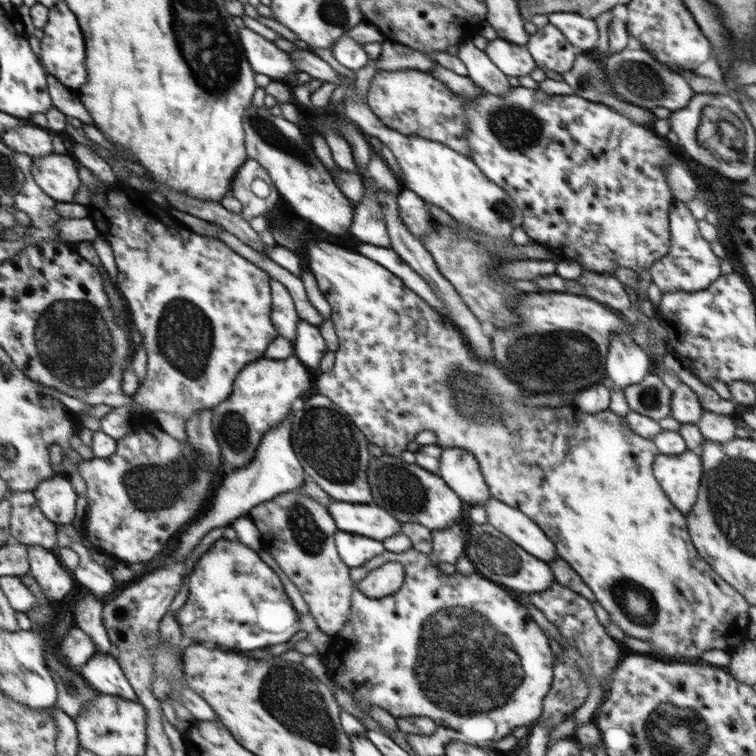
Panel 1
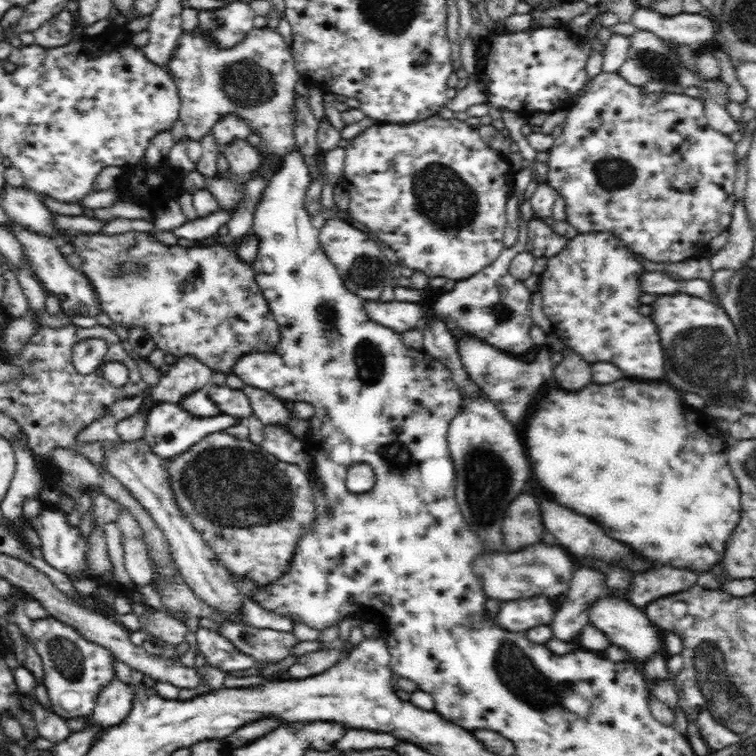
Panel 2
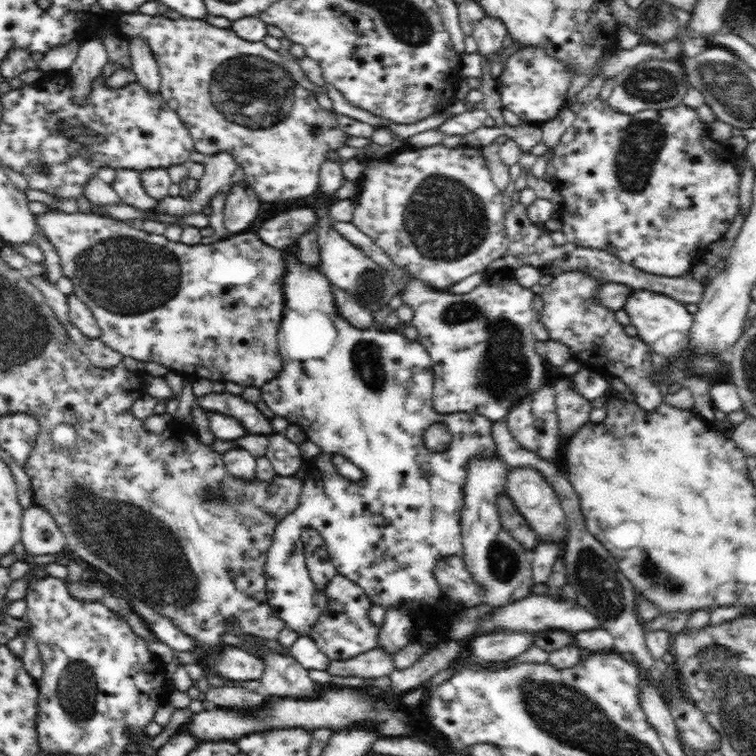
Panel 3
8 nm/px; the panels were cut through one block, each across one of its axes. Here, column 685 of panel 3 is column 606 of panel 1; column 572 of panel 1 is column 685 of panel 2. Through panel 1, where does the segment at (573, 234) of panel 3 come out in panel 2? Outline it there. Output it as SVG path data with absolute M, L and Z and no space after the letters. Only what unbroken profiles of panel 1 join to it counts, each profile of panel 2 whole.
M600 72L584 89L585 94L569 106L562 134L547 151L550 170L545 183L563 196L565 221L574 226L578 235L608 232L650 262L668 264L696 258L690 250L698 254L696 246L710 238L710 230L718 236L731 225L736 144L708 125L703 101L684 92L648 95L643 87L626 82L617 72Z

